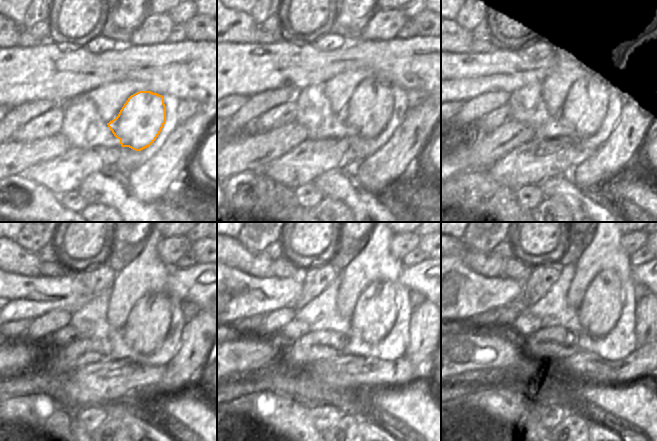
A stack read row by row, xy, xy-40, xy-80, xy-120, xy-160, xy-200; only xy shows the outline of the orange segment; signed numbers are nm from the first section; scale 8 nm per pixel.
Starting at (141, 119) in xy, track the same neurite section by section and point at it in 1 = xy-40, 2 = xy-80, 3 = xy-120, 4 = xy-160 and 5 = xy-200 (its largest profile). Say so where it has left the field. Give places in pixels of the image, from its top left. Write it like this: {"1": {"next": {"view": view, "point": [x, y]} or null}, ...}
{"1": {"next": {"view": "xy-40", "point": [370, 109]}}, "2": {"next": {"view": "xy-80", "point": [590, 100]}}, "3": {"next": {"view": "xy-120", "point": [149, 321]}}, "4": {"next": {"view": "xy-160", "point": [375, 268]}}, "5": {"next": {"view": "xy-200", "point": [599, 284]}}}

